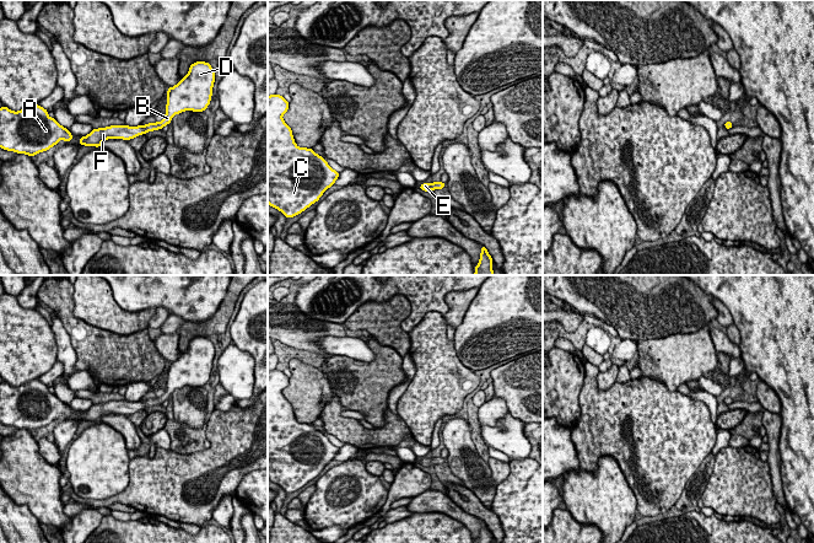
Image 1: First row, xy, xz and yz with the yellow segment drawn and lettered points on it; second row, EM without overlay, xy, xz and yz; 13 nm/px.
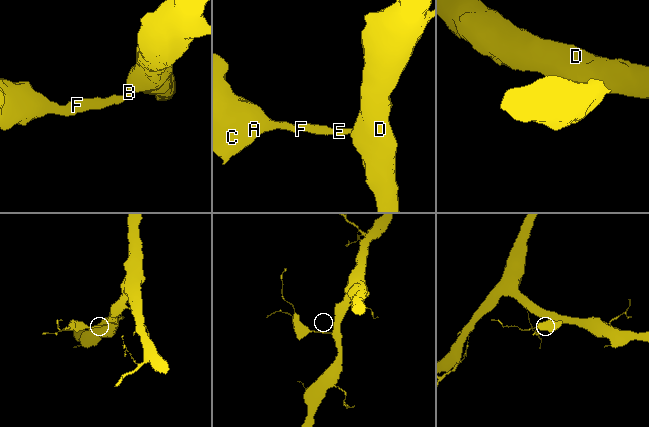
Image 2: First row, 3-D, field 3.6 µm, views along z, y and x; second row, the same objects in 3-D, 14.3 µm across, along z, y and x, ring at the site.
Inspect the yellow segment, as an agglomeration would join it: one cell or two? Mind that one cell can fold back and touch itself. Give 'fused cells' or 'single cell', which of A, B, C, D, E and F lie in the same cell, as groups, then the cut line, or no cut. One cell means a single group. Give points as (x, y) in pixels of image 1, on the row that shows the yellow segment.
single cell | A B C D E F | no cut

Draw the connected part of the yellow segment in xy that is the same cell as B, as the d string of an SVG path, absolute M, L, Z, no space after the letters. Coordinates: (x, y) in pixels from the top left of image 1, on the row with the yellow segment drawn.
M196 61L190 65L185 77L167 90L166 115L162 122L138 127L123 124L92 129L88 135L80 138L79 143L85 146L99 147L102 141L107 139L130 140L147 131L162 129L171 124L176 114L184 111L204 112L210 104L214 82L215 71L211 65Z

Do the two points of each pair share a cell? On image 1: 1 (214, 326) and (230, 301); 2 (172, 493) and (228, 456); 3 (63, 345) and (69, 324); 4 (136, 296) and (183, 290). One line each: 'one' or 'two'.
1: one
2: one
3: two
4: one

